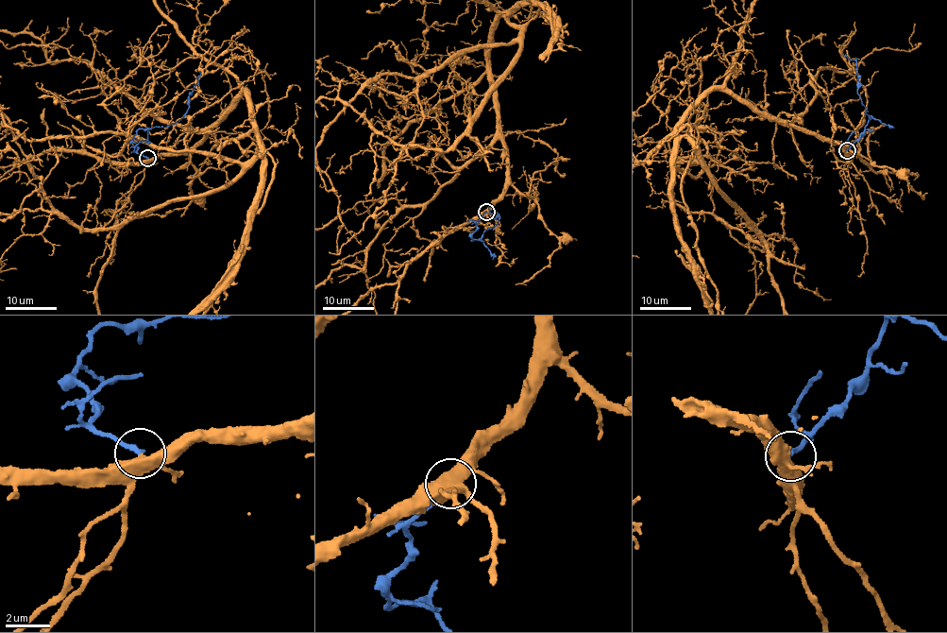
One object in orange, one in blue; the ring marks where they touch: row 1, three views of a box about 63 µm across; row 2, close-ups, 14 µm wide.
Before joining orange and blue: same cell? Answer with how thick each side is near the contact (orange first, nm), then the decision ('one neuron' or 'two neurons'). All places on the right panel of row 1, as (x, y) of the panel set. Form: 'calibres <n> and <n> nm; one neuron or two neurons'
calibres 400 and 200 nm; one neuron

